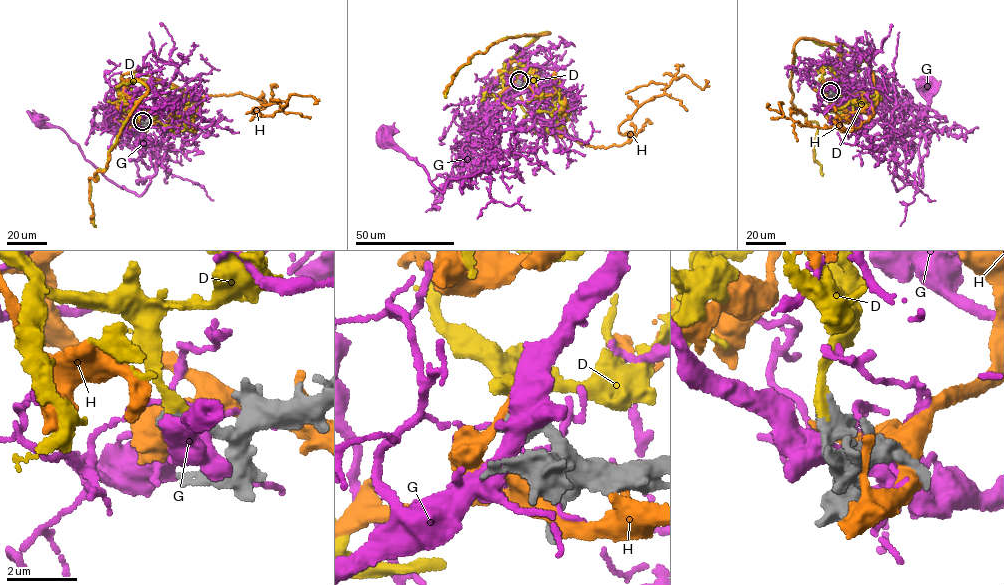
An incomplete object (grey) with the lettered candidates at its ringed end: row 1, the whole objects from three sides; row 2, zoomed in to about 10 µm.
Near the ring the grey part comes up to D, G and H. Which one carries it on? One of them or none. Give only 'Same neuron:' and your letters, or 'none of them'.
Same neuron: D

